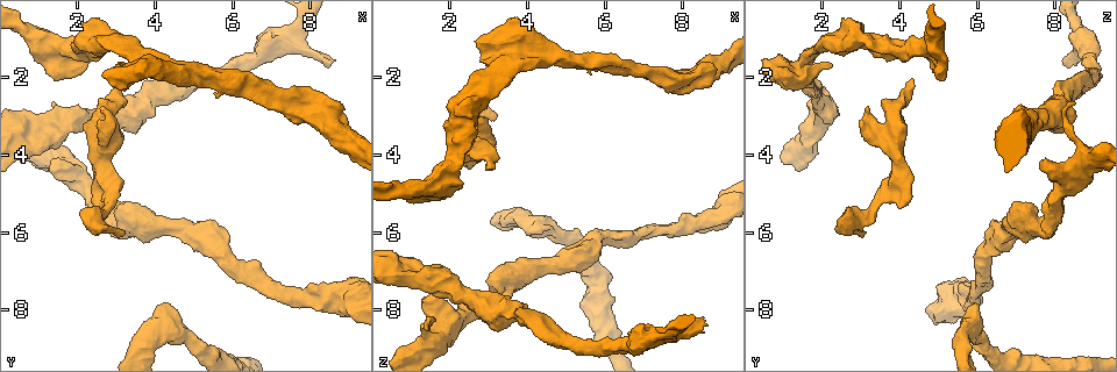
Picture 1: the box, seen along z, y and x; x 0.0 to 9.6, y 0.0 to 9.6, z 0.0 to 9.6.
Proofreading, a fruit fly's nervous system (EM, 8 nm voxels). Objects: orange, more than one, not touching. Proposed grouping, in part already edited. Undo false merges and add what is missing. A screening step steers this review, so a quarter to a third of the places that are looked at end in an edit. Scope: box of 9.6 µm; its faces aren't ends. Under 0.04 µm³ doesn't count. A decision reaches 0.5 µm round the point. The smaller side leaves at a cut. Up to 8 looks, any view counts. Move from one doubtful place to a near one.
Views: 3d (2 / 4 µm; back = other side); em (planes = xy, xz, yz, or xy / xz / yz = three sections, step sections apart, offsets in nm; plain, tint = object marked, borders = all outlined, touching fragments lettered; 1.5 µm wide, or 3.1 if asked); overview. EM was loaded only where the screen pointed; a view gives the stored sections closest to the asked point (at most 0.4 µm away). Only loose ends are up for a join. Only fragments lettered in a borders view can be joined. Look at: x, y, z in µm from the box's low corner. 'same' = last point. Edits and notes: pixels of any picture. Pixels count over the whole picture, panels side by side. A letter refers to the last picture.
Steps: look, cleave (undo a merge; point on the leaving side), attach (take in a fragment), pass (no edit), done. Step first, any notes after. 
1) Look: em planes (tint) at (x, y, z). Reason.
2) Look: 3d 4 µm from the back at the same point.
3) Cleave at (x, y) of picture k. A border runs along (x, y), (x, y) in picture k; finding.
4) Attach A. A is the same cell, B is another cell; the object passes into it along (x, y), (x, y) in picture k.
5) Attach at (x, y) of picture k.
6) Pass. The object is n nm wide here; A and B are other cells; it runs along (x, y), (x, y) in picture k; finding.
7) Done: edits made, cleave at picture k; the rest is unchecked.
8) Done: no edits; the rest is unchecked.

Look: em planes (plain) at (1.45, 2.70, 8.55). Tapers out.

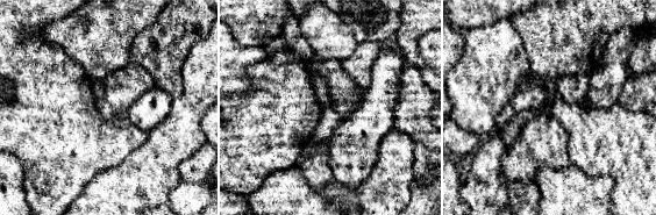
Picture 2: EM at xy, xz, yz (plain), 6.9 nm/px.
Look: em planes (tint) at the same point. Where the object lies.

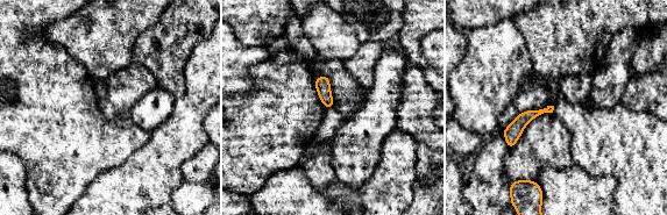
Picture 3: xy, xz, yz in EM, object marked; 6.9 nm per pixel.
Look: em planes (borders) at the same point.

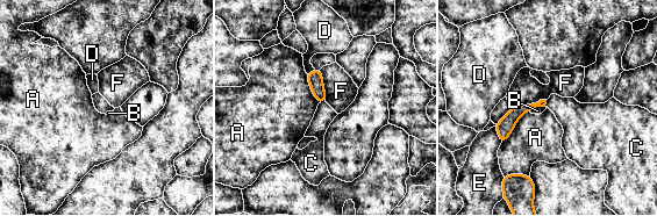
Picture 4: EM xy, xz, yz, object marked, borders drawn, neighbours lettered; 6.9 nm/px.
Pass. The longest contact is with A, 300 nm; A, B, C, D, E and F are other cells; a border runs along (547, 100), (544, 106) in picture 4; no lettered fragment goes on from it.

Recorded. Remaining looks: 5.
Look: em planes (tint) at (4.15, 7.85, 5.95). Thick end.

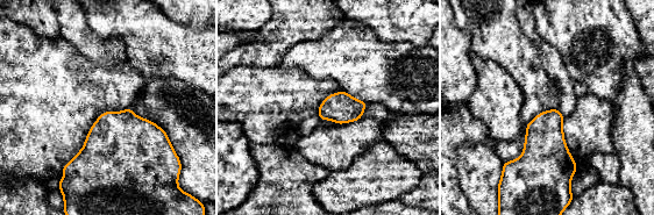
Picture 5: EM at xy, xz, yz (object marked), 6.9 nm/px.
Look: em planes (borders) at the same point. See the neighbours.

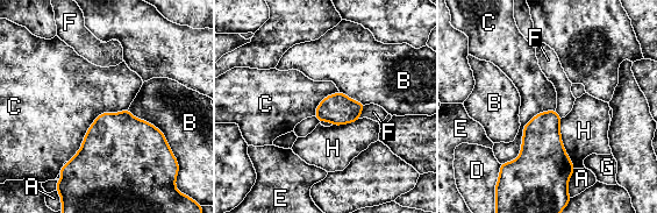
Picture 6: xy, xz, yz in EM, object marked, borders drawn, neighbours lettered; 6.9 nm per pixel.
Pass. The object is 220 nm wide here; A, B, C, D, E, F, G and H are other cells; none of them fits.

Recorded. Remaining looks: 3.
Look: em planes (borders) at (2.55, 2.75, 3.15). Branch stops here.

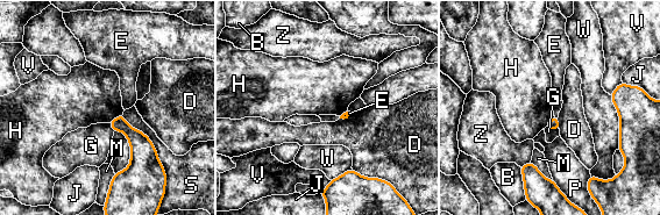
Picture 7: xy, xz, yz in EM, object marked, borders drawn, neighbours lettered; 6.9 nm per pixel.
Pass. B, D, E, G, H, J, M, P, S, V, W and Z are other cells; a border runs along (122, 113), (108, 122) in picture 7; no lettered fragment goes on from it.

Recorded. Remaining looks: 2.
Done: no edits; the rest is unchecked.

